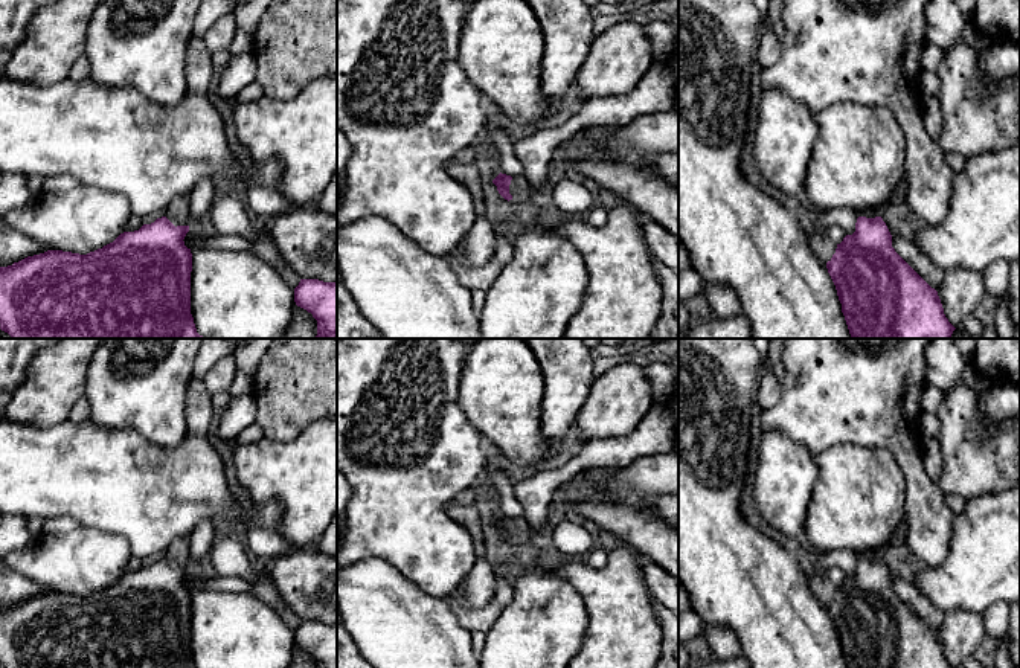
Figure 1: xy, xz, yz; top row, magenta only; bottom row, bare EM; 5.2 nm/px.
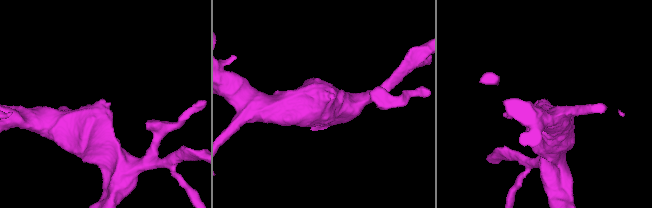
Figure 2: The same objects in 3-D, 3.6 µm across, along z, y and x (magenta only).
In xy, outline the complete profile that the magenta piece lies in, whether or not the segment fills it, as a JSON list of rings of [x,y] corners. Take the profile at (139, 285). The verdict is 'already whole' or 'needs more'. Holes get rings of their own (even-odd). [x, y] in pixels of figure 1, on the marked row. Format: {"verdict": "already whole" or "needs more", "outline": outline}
{"verdict": "needs more", "outline": [[[189,195],[174,198],[166,207],[166,214],[151,224],[143,224],[139,230],[123,232],[113,242],[87,255],[47,250],[40,255],[27,256],[8,267],[0,267],[0,329],[12,339],[207,339],[197,332],[191,314],[191,271],[192,253],[184,246],[189,232]]]}

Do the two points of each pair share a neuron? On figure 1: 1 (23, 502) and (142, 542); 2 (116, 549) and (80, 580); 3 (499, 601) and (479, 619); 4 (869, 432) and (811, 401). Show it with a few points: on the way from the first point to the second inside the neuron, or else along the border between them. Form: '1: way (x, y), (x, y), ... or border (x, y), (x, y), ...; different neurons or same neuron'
1: way (52, 502), (102, 502), (113, 513); same neuron
2: way (107, 554), (89, 571); same neuron
3: way (494, 606), (484, 616); same neuron
4: way (856, 420), (837, 401), (825, 401); same neuron

